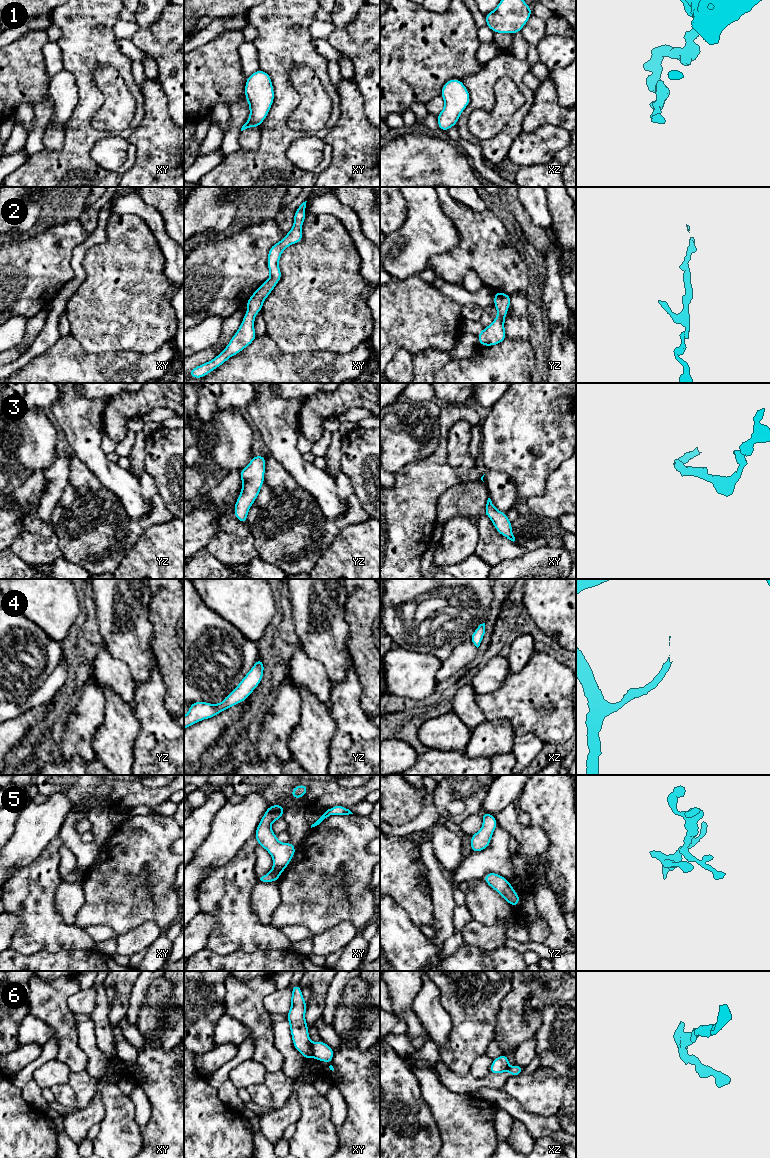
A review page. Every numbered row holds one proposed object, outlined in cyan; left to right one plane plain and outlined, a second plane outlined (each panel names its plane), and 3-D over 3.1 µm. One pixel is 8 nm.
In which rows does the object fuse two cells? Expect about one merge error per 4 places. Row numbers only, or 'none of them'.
6

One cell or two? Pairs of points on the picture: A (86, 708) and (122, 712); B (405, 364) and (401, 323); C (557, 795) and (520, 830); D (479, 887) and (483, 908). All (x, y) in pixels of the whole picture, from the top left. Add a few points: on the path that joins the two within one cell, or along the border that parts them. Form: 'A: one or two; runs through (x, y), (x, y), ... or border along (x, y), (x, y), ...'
A: two; border along (103, 689), (104, 721), (95, 732)
B: two; border along (412, 354), (400, 347), (390, 361)
C: two; border along (529, 824), (539, 826), (548, 839)
D: one; runs through (479, 892), (483, 903)

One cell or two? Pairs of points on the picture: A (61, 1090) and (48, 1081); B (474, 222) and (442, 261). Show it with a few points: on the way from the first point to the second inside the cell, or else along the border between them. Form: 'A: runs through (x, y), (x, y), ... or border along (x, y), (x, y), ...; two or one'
A: border along (67, 1081), (56, 1084), (50, 1089); two
B: runs through (474, 233), (474, 236), (453, 257); one

